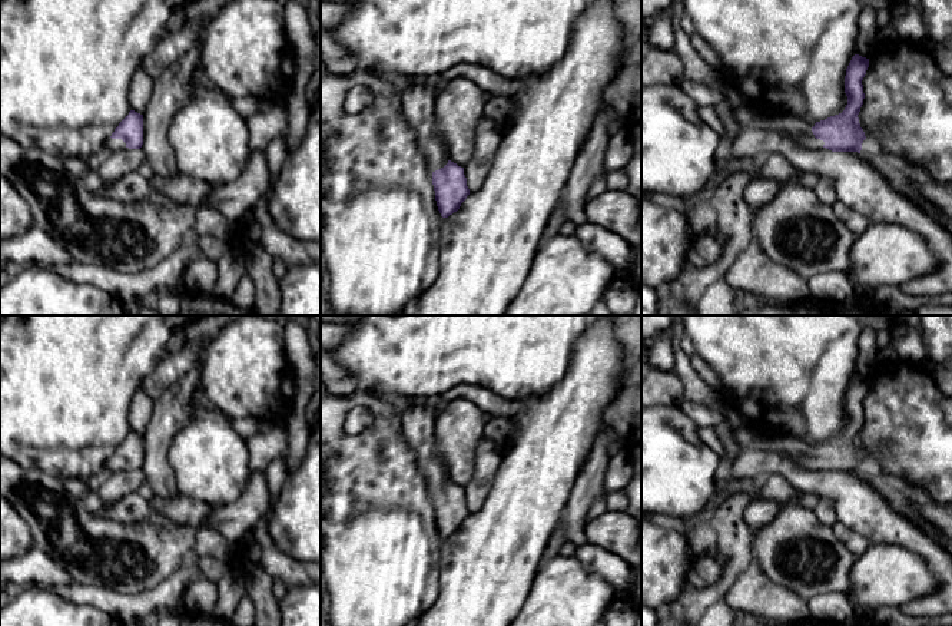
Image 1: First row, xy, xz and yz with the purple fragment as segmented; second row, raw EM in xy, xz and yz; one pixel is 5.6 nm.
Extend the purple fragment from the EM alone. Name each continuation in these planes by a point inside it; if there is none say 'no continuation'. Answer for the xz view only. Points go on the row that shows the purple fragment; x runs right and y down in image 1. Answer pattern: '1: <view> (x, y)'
1: xz (418, 102)

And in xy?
1: xy (112, 143)

